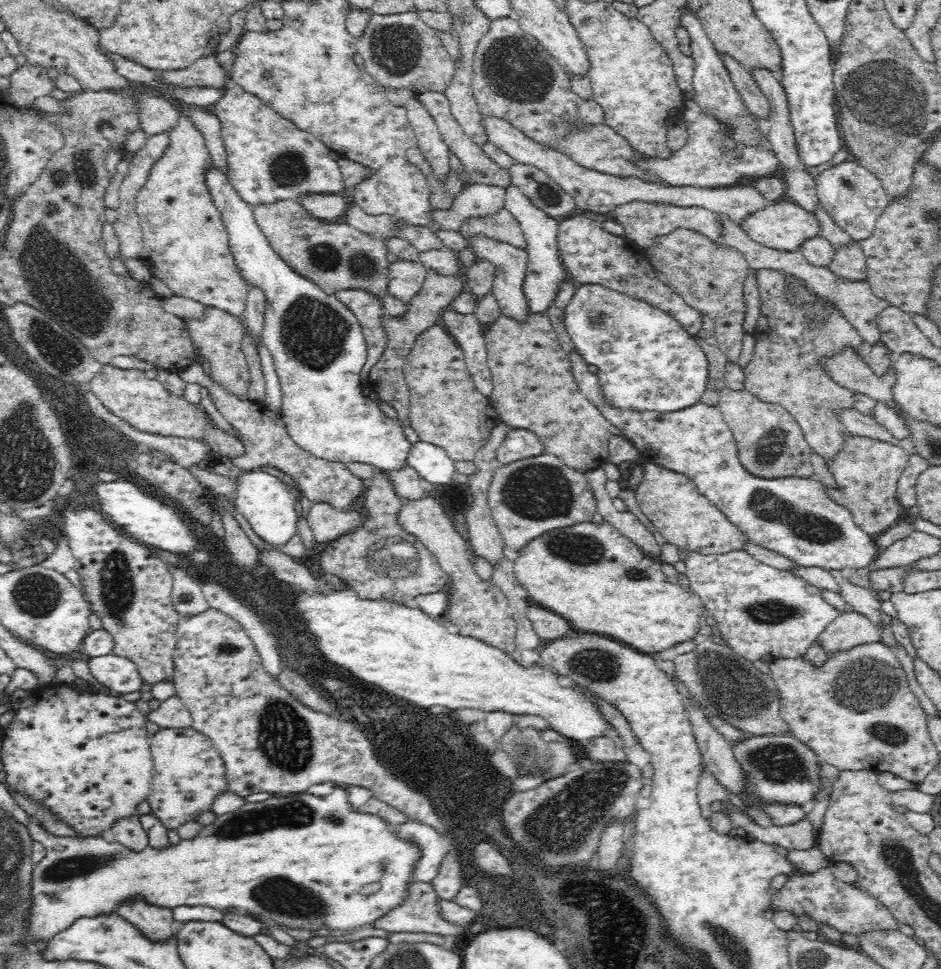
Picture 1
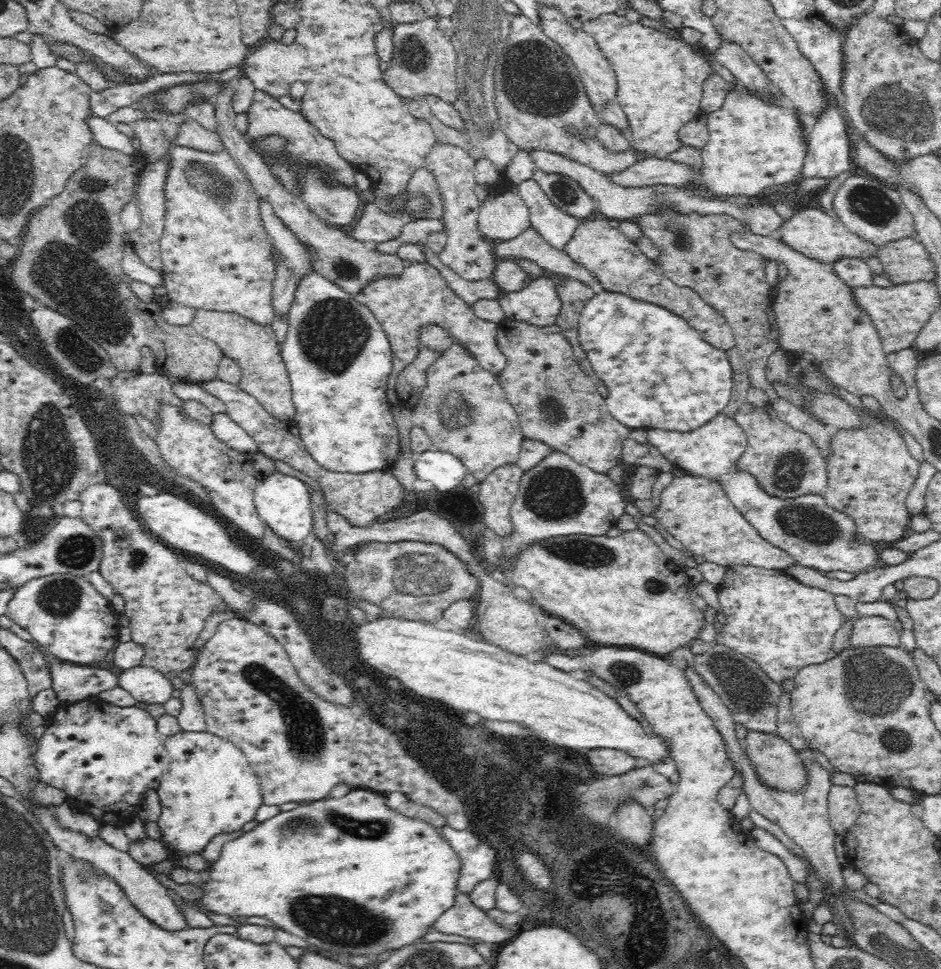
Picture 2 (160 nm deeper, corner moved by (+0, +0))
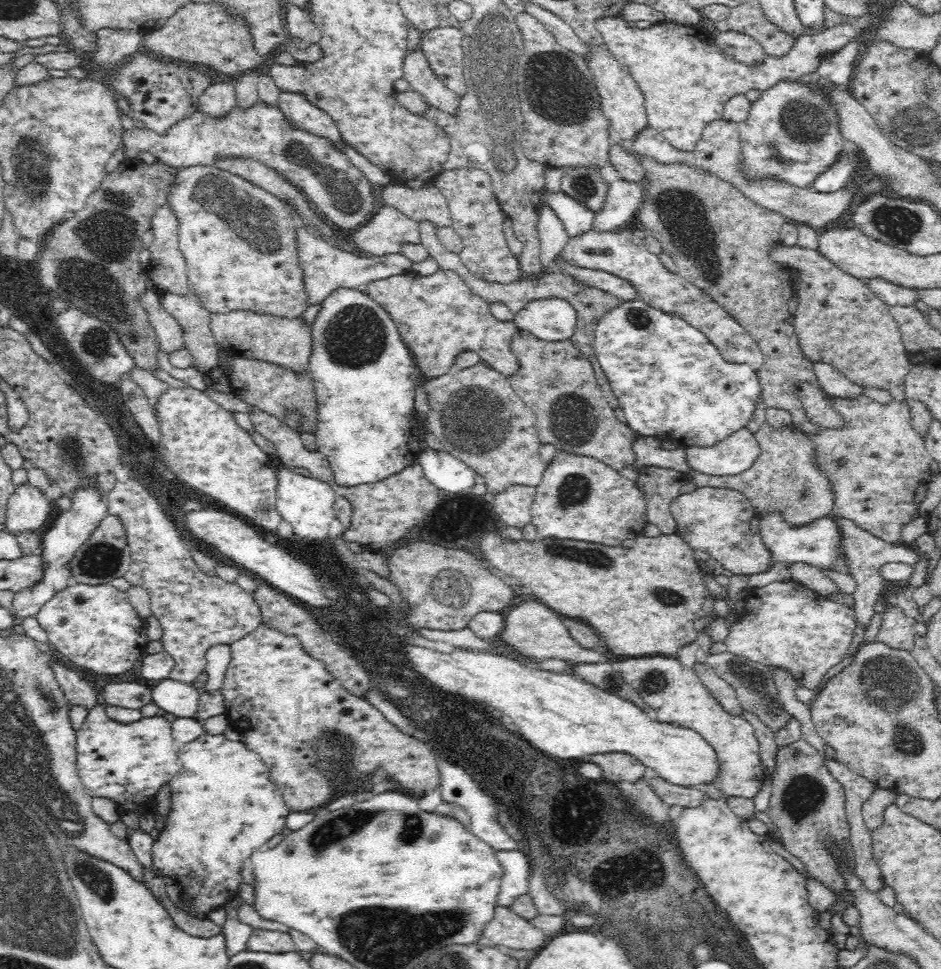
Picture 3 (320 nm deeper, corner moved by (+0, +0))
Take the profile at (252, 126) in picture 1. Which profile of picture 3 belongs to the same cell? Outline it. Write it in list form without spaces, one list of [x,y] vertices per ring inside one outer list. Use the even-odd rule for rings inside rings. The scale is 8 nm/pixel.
[[[282,91],[275,105],[283,113],[287,124],[306,130],[315,136],[326,138],[331,141],[334,148],[342,149],[344,139],[341,137],[334,119],[310,102],[305,94]]]

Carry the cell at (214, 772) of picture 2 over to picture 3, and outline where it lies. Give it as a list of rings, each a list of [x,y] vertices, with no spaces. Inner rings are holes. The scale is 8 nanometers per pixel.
[[[204,734],[200,738],[196,738],[188,744],[178,744],[178,755],[180,760],[180,769],[178,776],[174,777],[176,782],[176,788],[172,790],[172,808],[166,815],[165,827],[161,830],[161,833],[157,839],[155,839],[152,847],[153,856],[153,868],[156,874],[161,878],[168,877],[172,881],[176,881],[176,885],[180,887],[180,893],[182,893],[182,902],[180,902],[180,908],[186,912],[186,914],[198,918],[200,920],[210,919],[209,916],[212,912],[228,908],[229,910],[240,901],[238,894],[238,887],[243,883],[243,878],[239,875],[242,874],[242,864],[246,862],[246,858],[250,856],[250,850],[258,850],[262,848],[270,840],[274,838],[274,835],[282,834],[283,830],[288,829],[285,819],[292,813],[288,809],[288,806],[284,804],[282,791],[274,781],[271,780],[269,768],[266,763],[259,757],[258,753],[250,750],[244,743],[234,742],[228,740],[224,735],[212,735]]]

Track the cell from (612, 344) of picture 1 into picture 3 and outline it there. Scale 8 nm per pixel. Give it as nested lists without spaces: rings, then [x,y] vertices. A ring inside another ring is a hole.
[[[623,301],[621,305],[610,310],[604,315],[602,320],[595,327],[593,345],[595,348],[595,357],[598,358],[606,378],[610,380],[610,388],[616,394],[616,400],[622,406],[622,412],[626,416],[628,426],[634,430],[638,436],[655,436],[664,441],[671,441],[677,445],[685,446],[700,446],[710,447],[717,440],[722,440],[725,436],[730,435],[733,431],[738,431],[739,428],[747,428],[752,420],[759,401],[762,399],[762,387],[758,381],[758,375],[754,368],[744,363],[731,363],[725,359],[721,352],[712,344],[712,341],[701,331],[687,324],[682,318],[677,315],[668,314],[665,311],[653,308],[647,302],[640,301]]]

